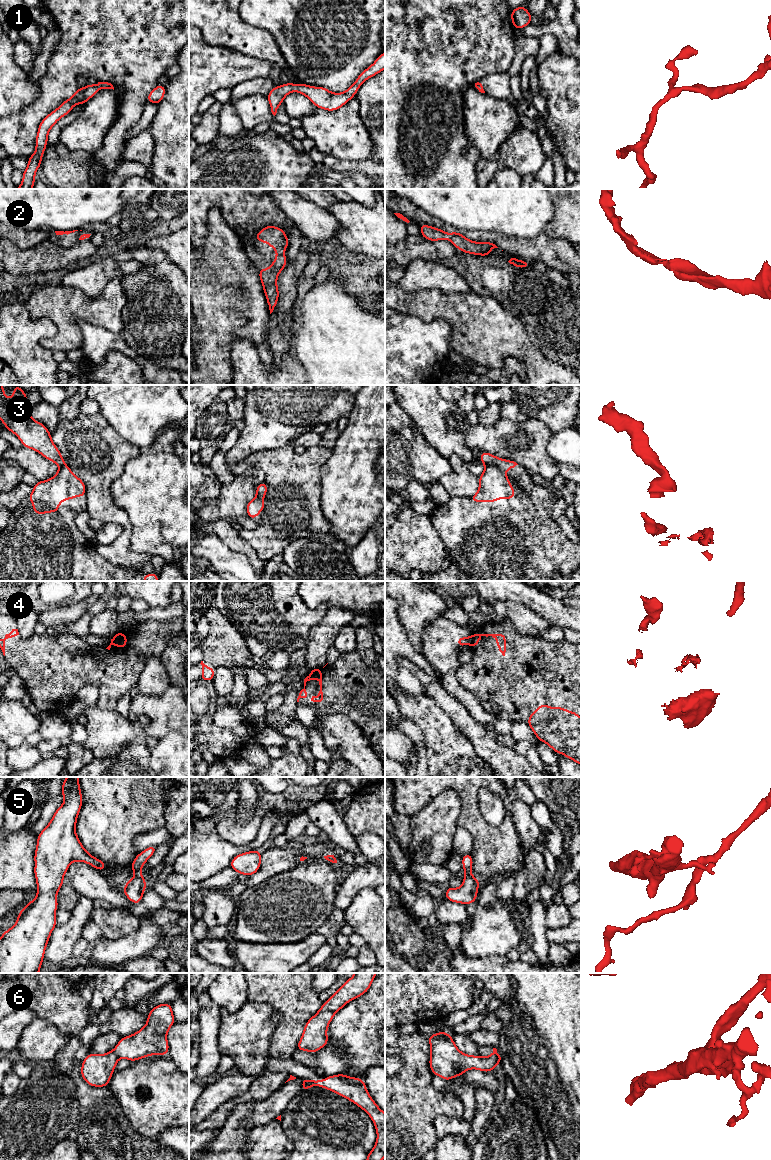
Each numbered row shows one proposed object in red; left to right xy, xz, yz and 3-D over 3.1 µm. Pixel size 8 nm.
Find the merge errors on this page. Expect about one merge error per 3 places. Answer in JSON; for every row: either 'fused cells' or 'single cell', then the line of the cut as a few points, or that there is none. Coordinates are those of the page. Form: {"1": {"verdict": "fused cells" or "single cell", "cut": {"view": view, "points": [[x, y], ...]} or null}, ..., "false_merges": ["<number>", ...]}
{"1": {"verdict": "single cell", "cut": null}, "2": {"verdict": "single cell", "cut": null}, "3": {"verdict": "single cell", "cut": null}, "4": {"verdict": "fused cells", "cut": {"view": "xy", "points": [[126, 637], [123, 639], [113, 638]]}}, "5": {"verdict": "fused cells", "cut": {"view": "yz", "points": [[470, 873], [465, 875]]}}, "6": {"verdict": "fused cells", "cut": {"view": "xy", "points": [[112, 1051], [119, 1058]]}}, "false_merges": ["4", "5", "6"]}

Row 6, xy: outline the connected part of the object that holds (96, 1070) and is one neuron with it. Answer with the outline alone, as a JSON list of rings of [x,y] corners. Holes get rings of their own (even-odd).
[[[113,1051],[103,1055],[90,1053],[82,1062],[81,1076],[90,1086],[106,1087],[109,1085],[118,1060]]]

